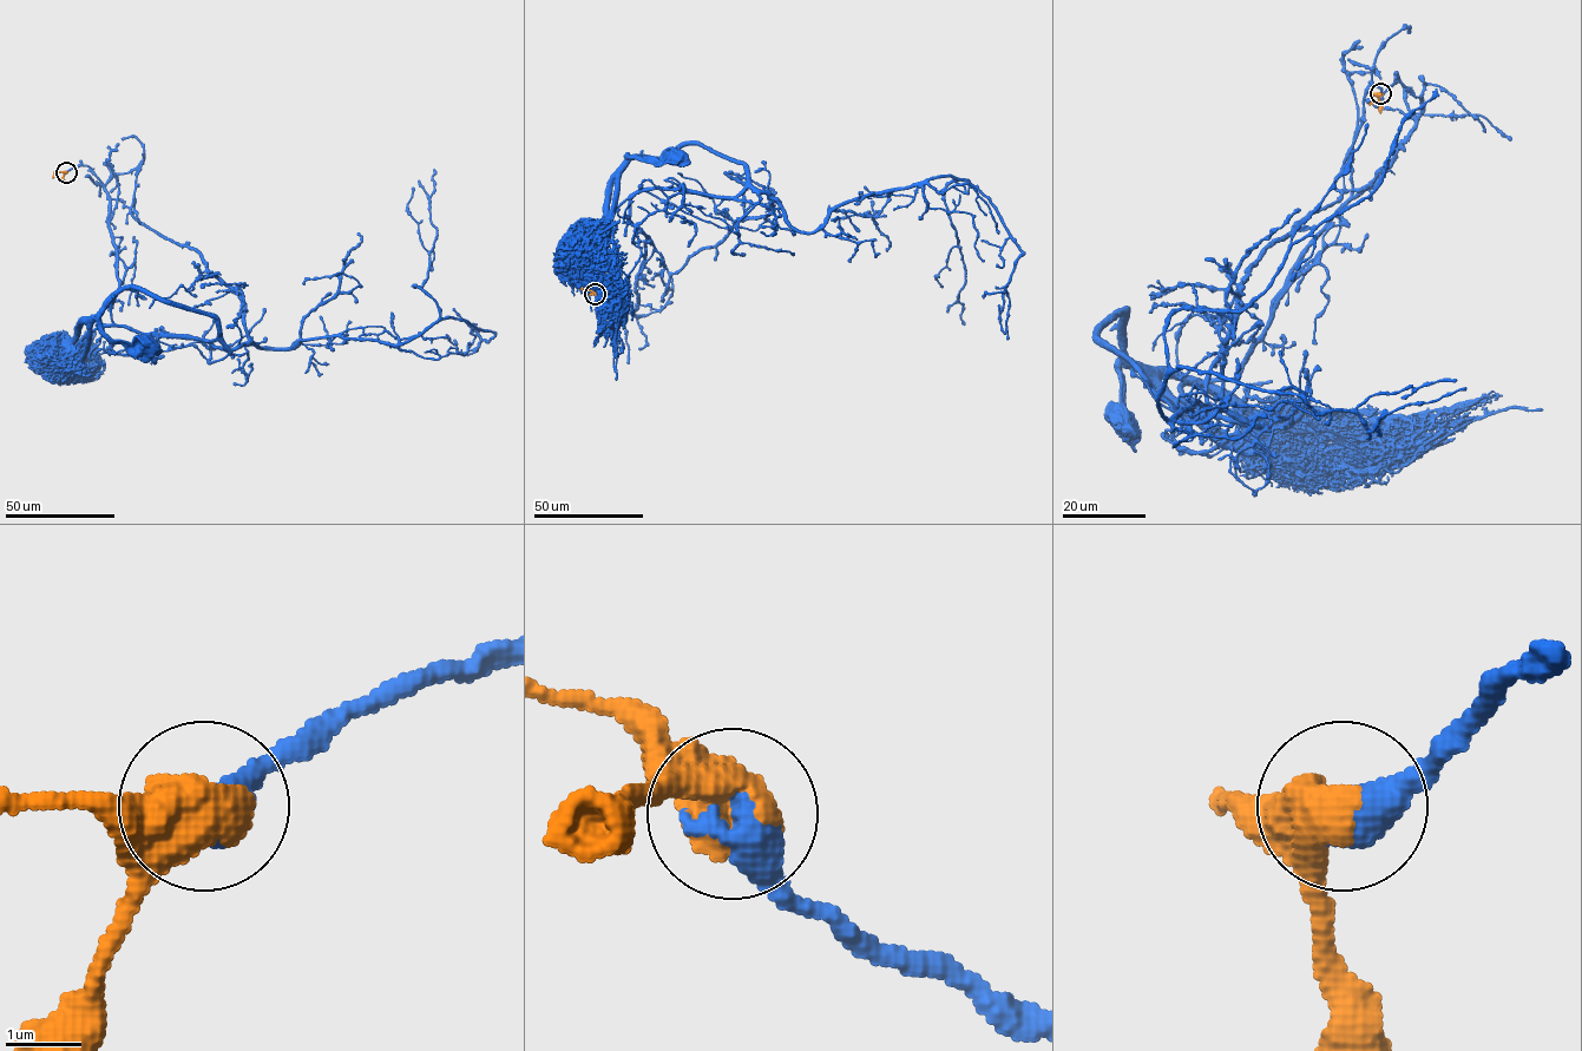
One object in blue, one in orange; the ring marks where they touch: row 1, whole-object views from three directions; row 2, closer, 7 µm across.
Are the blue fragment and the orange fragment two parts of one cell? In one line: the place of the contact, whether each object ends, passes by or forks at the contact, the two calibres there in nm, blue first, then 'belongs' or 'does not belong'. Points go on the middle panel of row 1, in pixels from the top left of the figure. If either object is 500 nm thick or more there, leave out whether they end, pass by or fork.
(595, 294) | 600/850 nm | belongs

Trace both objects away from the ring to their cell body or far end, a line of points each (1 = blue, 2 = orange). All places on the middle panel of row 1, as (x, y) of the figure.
1: (595, 294), (638, 303), (647, 236), (628, 199), (591, 230), (611, 177), (628, 155), (674, 159)
2: (595, 294), (581, 288)

